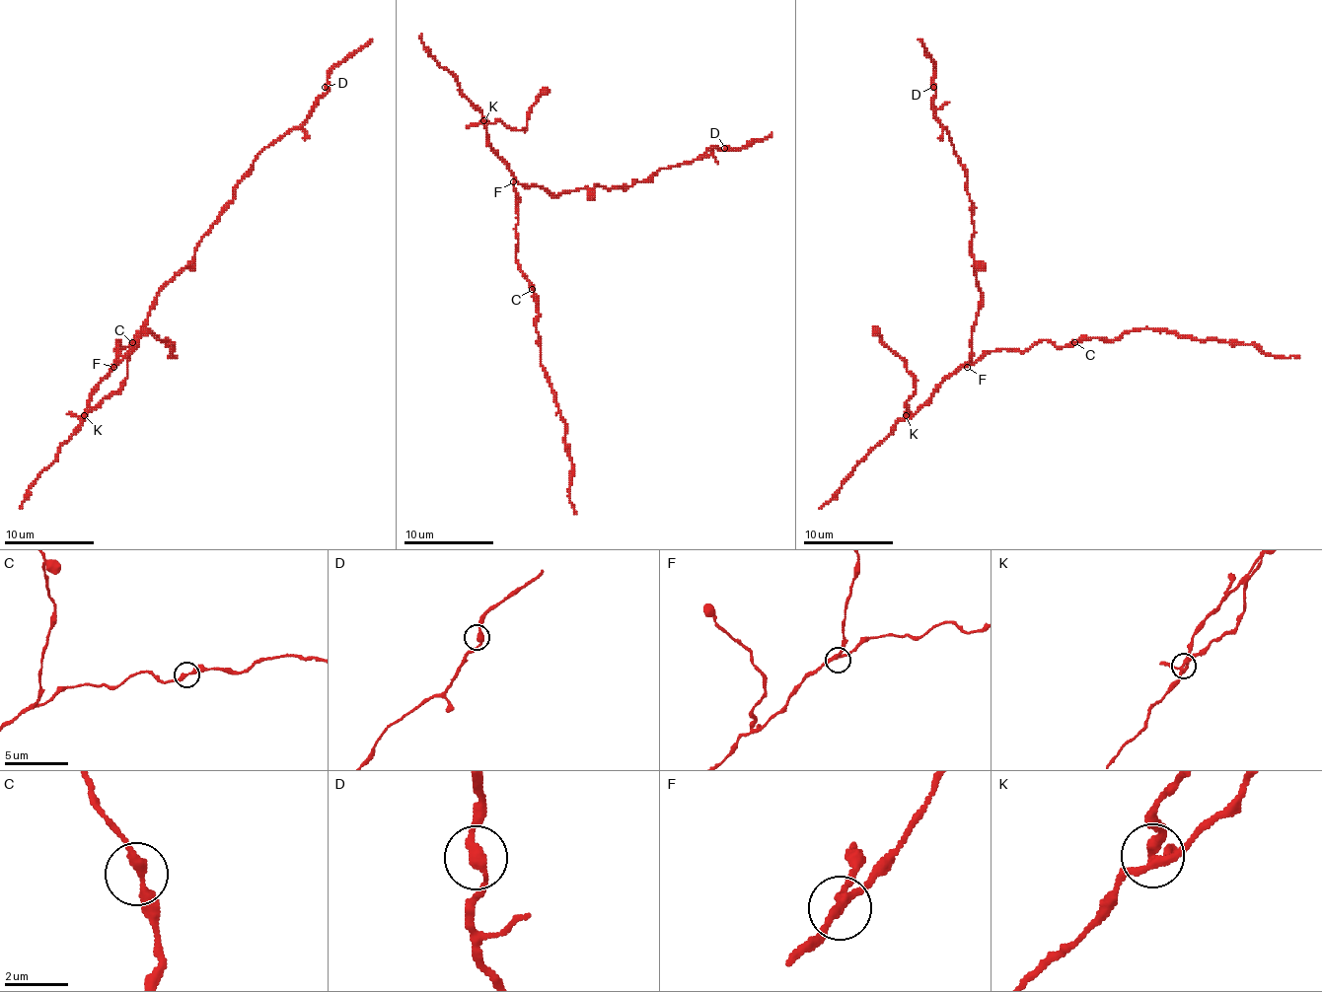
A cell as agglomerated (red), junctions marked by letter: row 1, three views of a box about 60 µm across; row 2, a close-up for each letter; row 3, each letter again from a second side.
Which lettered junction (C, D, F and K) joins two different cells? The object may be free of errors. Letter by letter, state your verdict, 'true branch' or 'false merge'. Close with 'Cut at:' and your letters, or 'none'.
C: true branch
D: true branch
F: true branch
K: false merge
Cut at: K

